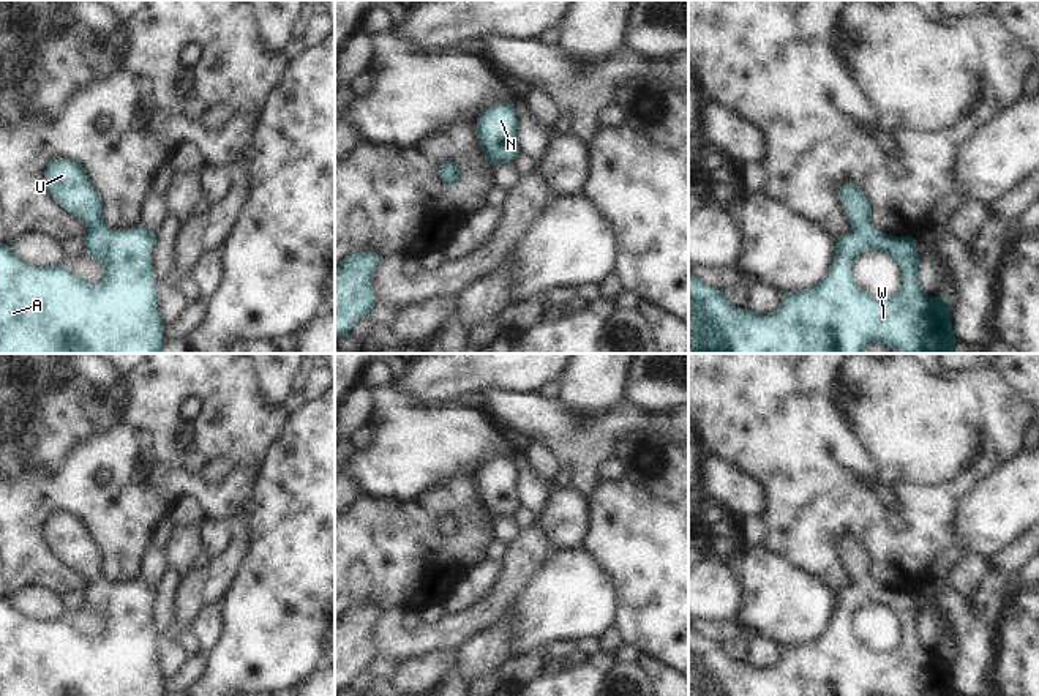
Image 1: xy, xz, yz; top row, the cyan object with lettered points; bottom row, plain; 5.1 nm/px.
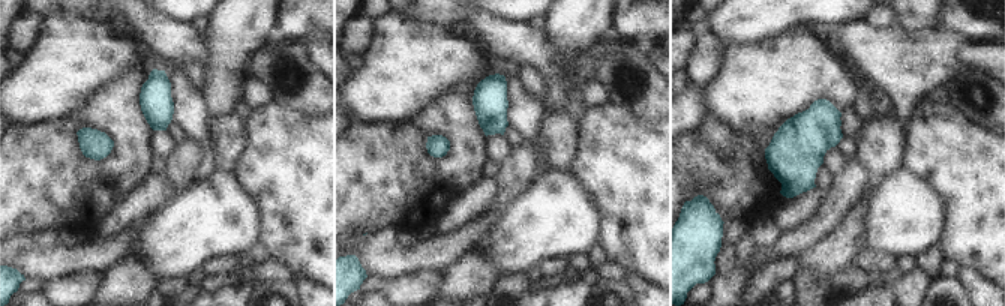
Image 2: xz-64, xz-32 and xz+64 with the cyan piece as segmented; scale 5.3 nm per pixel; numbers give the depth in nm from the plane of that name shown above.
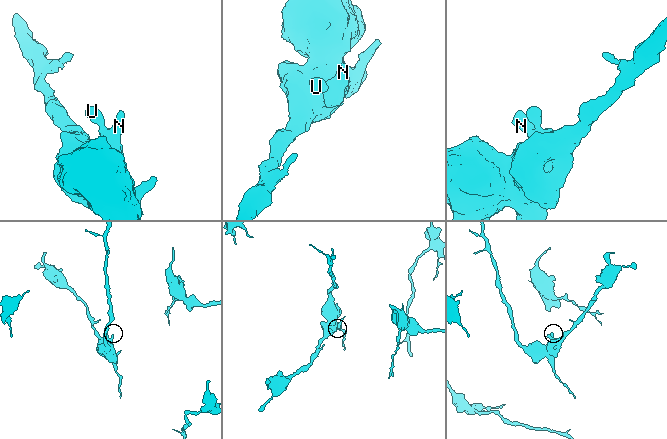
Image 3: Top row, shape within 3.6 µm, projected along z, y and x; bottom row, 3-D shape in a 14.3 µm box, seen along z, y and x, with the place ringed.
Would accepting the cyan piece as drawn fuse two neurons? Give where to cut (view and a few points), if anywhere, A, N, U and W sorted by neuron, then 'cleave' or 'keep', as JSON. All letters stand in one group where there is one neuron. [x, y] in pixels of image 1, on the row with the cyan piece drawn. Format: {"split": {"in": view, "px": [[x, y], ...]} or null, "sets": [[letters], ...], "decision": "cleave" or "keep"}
{"split": null, "sets": [["A", "N", "U", "W"]], "decision": "keep"}

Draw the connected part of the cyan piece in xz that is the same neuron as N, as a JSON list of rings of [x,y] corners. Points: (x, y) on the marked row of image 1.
[[[512,101],[488,107],[478,117],[477,131],[485,159],[493,167],[501,161],[513,161],[520,153],[516,112]]]

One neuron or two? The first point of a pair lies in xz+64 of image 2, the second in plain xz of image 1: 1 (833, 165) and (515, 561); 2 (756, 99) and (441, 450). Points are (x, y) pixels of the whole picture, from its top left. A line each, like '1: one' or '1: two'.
1: two
2: one

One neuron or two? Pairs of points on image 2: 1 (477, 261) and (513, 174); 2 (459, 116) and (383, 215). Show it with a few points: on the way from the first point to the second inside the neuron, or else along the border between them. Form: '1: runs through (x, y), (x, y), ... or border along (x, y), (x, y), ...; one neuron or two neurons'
1: border along (471, 248), (443, 269); two neurons
2: runs through (459, 144), (459, 152), (425, 186), (411, 188); one neuron

